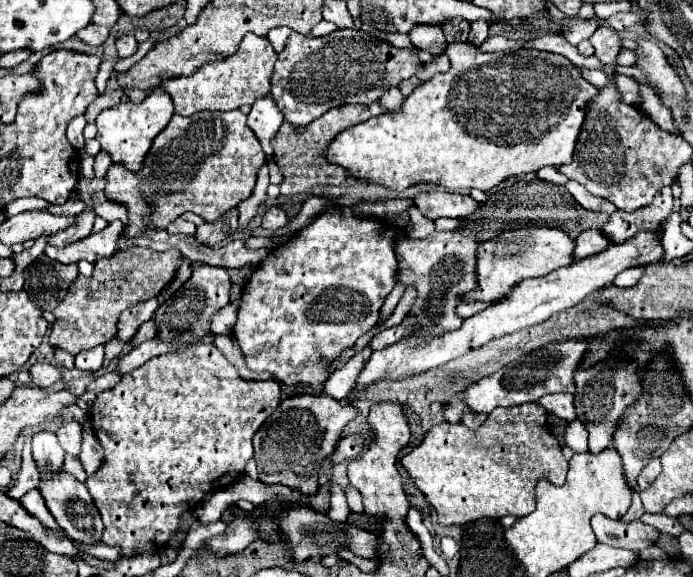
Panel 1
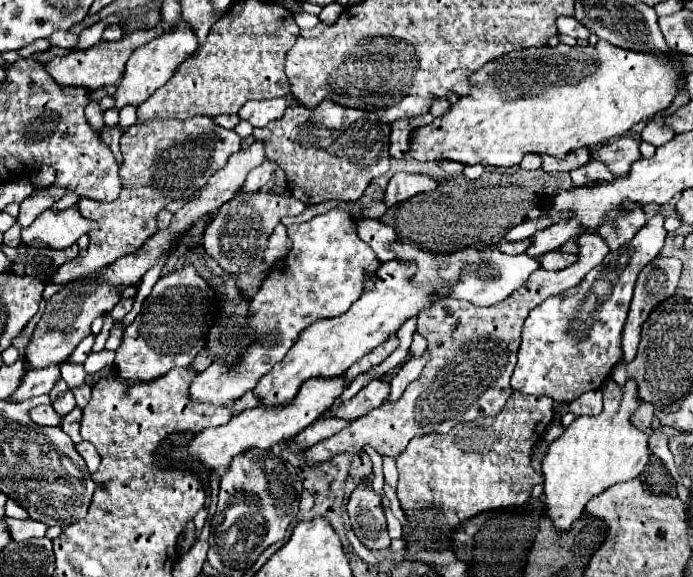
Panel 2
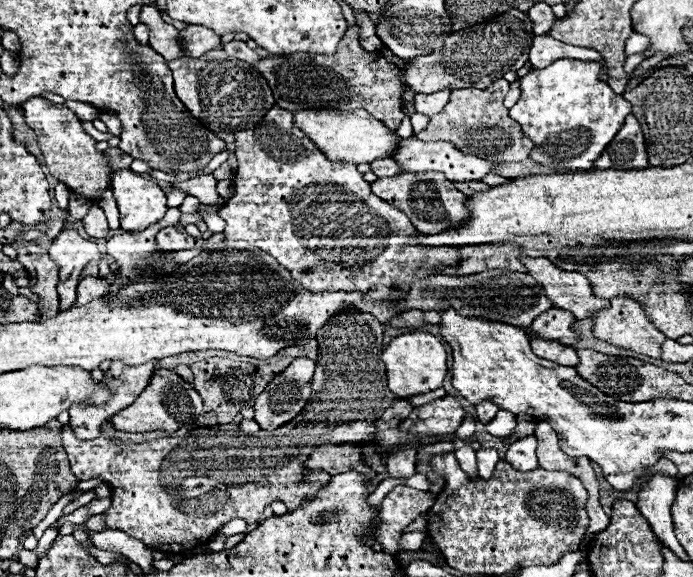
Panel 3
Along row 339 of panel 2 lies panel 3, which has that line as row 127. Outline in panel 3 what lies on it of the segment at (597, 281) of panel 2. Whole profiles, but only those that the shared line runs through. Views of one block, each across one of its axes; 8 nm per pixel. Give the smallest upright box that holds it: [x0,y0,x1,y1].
[510,58,632,170]

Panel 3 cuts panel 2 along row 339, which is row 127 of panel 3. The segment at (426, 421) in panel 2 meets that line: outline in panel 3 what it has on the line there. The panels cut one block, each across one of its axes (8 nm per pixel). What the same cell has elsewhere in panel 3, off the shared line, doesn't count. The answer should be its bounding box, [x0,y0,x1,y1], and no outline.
[414,78,534,162]

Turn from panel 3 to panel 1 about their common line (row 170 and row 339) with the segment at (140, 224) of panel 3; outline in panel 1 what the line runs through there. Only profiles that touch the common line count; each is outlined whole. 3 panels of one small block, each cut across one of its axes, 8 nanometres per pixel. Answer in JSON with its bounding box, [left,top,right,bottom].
[116,300,158,342]

